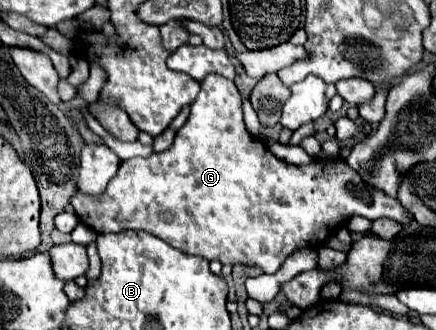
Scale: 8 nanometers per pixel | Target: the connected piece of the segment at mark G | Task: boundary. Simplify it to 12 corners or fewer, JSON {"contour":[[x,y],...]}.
{"contour":[[208,75],[170,149],[70,205],[98,233],[276,273],[356,215],[344,159],[290,165]]}

